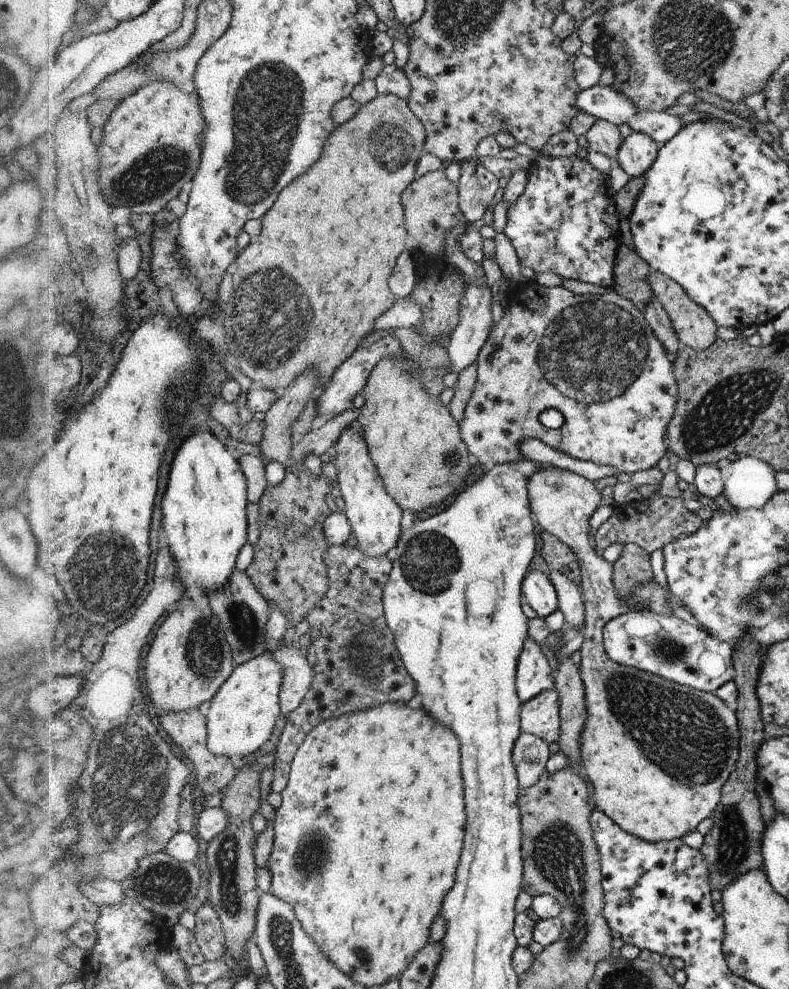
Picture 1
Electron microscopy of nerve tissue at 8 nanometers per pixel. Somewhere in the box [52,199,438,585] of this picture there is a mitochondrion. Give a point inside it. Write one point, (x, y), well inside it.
(266, 342)

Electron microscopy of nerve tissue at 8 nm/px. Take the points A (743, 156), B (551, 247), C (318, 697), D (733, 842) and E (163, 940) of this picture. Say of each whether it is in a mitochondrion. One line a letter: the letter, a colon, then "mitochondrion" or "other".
A: other
B: mitochondrion
C: other
D: mitochondrion
E: other

